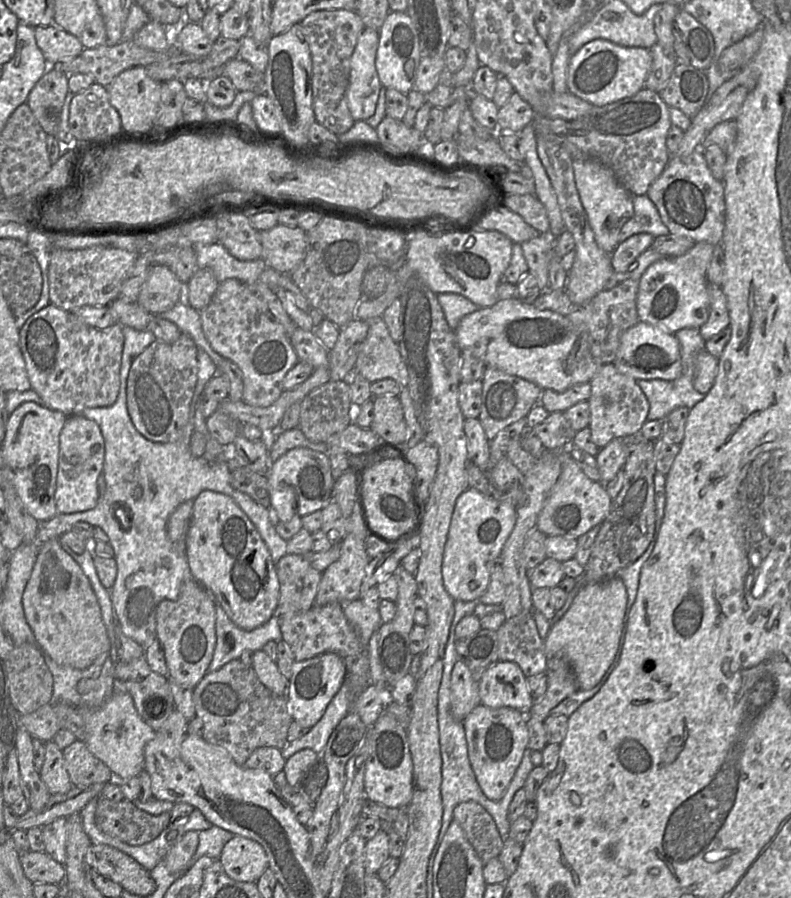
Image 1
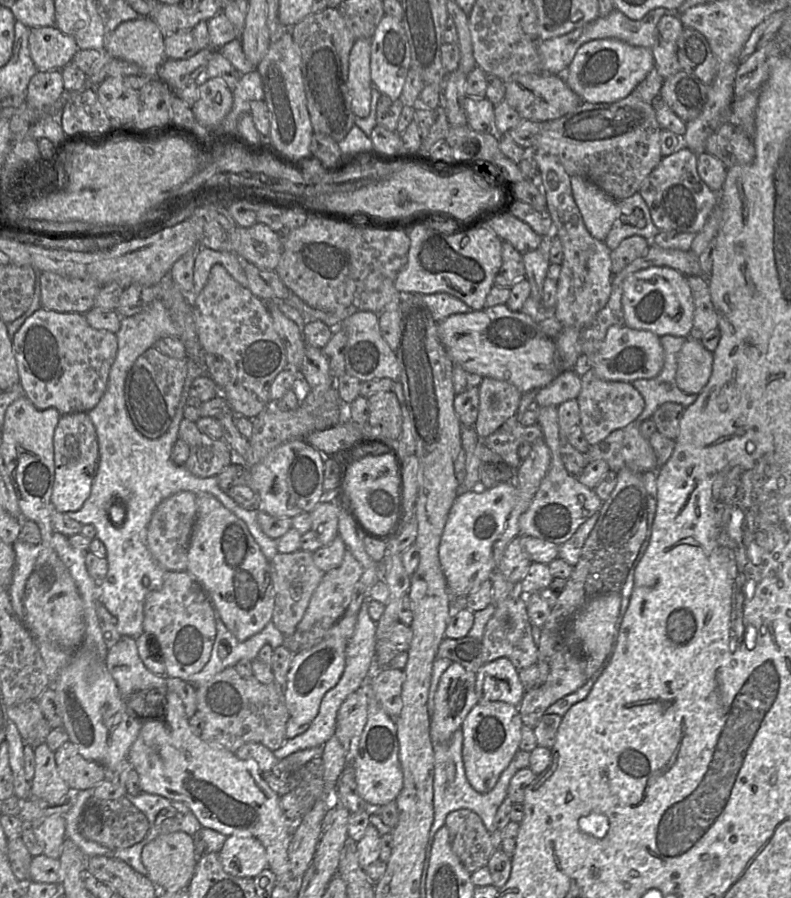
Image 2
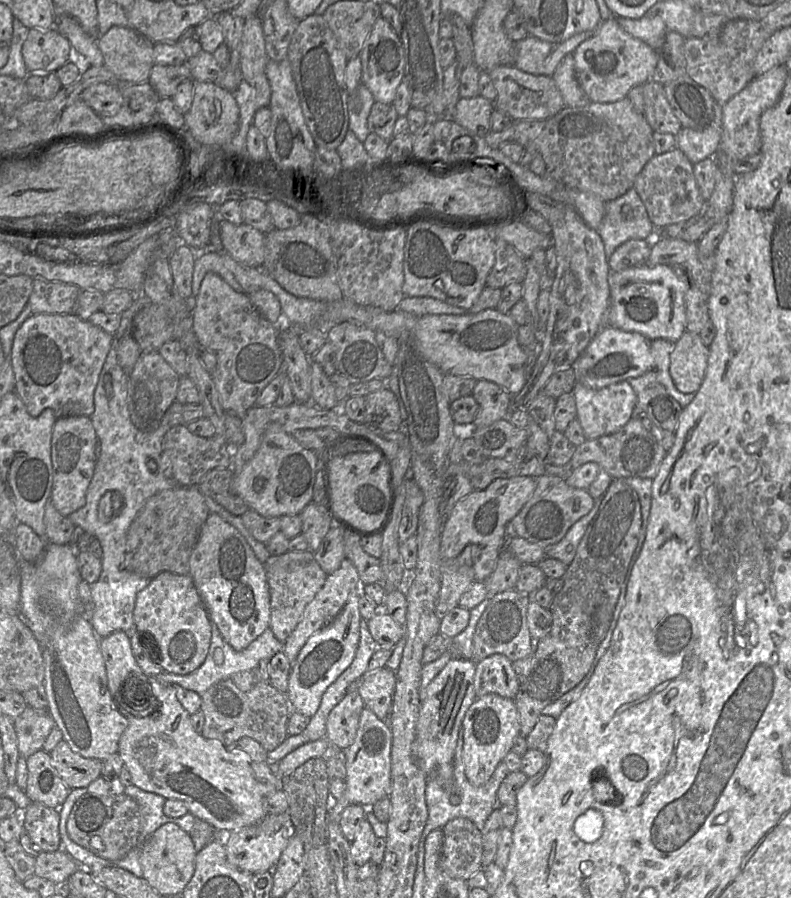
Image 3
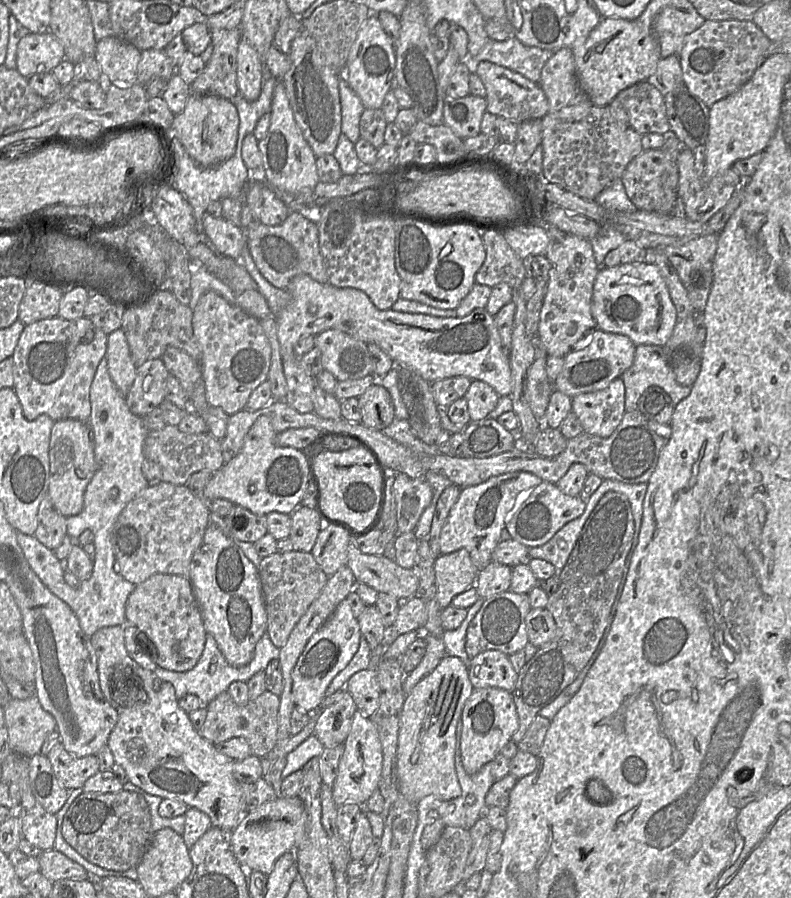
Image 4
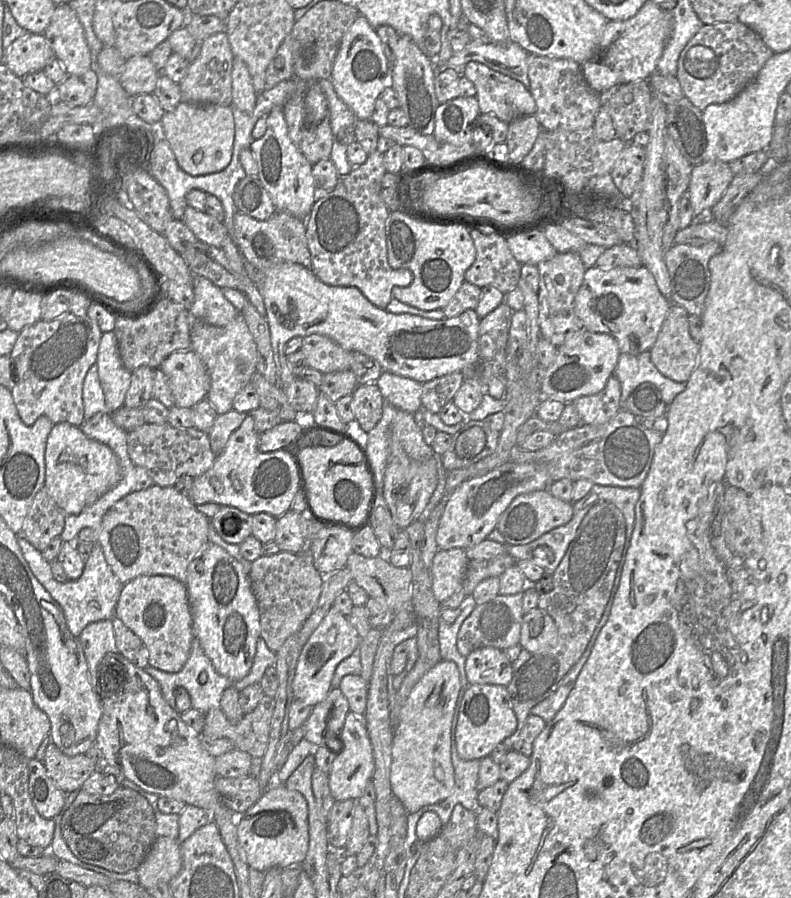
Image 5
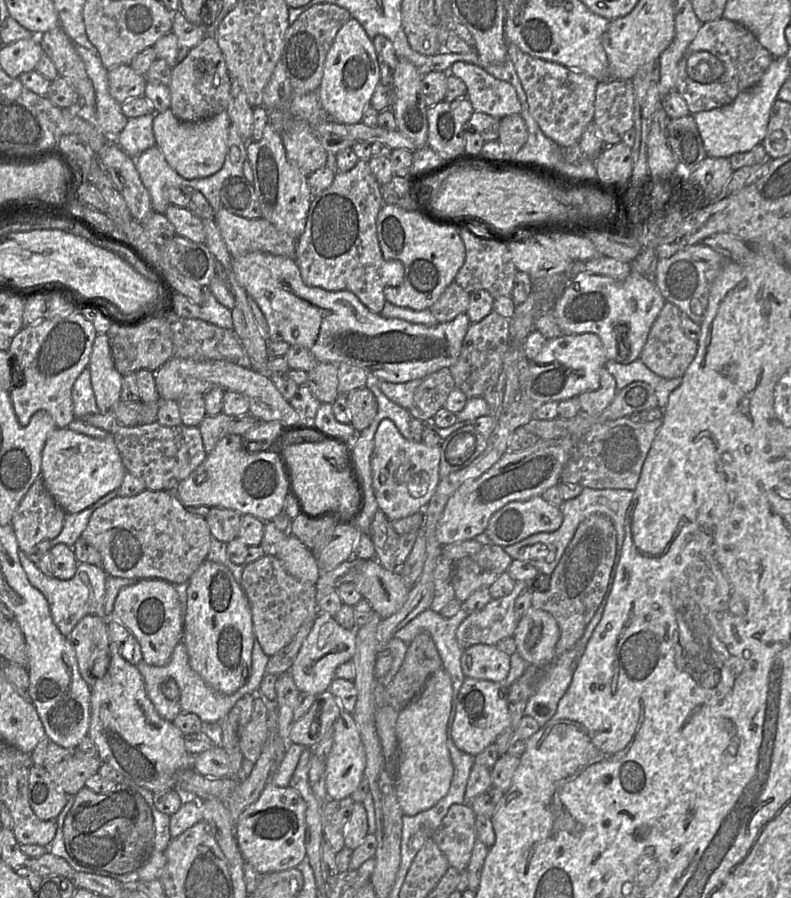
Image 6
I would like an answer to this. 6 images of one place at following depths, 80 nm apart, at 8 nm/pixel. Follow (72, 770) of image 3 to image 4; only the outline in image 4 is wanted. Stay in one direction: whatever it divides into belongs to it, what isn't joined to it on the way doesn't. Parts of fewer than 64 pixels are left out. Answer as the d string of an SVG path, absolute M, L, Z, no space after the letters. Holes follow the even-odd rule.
M62 743L54 745L46 756L59 783L67 790L82 788L90 777L99 772L96 756L72 756Z

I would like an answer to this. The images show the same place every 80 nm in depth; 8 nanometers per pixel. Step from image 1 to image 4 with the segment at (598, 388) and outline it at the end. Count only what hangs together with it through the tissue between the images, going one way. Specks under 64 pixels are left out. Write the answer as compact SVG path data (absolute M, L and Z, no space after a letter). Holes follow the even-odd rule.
M619 377L602 390L572 397L572 411L584 432L600 437L610 436L625 413L625 385Z

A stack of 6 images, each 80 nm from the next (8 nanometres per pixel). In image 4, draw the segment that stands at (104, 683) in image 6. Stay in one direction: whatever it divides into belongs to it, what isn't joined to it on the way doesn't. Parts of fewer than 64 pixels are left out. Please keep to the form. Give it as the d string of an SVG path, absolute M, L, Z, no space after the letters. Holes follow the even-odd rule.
M137 663L135 665L135 671L137 673L137 677L135 677L137 680L136 682L133 682L133 684L135 684L136 687L133 686L133 698L127 701L132 700L136 702L132 706L118 712L118 721L110 733L107 742L107 746L110 749L116 764L120 765L125 770L129 782L133 785L141 788L150 795L159 796L162 799L178 800L183 802L187 808L196 808L209 816L212 826L231 833L242 821L242 819L250 812L248 811L243 799L241 785L232 774L234 761L217 751L215 745L205 740L200 735L200 732L193 728L189 720L188 713L179 707L174 687L170 683L160 680L153 672L143 669Z

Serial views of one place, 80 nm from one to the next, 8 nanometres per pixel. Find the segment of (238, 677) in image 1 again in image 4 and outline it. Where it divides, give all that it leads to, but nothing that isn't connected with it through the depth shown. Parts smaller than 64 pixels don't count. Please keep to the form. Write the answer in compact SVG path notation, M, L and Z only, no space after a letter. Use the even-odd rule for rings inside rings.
M267 690L244 706L237 705L229 693L224 691L205 707L207 714L200 735L213 745L232 738L243 738L249 744L252 755L263 758L278 744L279 706L280 696Z

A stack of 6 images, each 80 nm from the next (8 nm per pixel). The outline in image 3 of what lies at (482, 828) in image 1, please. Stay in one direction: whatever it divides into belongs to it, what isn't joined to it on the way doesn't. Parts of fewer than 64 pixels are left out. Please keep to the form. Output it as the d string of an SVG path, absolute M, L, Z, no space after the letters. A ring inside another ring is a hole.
M459 817L450 820L444 827L444 841L441 856L438 861L439 869L445 875L468 880L475 872L482 870L483 833L482 830L468 818Z

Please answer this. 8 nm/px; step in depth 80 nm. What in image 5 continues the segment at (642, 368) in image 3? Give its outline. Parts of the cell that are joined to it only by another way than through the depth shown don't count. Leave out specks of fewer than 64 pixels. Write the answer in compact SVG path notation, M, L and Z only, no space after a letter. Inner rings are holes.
M584 329L574 333L557 347L554 362L541 370L542 401L556 400L566 404L578 397L600 392L608 378L613 375L620 355L617 341L609 334Z

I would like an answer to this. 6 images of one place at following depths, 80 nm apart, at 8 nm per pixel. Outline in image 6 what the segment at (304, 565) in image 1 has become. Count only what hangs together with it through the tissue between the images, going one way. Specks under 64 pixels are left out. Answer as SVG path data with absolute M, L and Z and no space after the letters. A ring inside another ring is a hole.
M264 555L245 565L239 584L250 605L254 637L268 657L285 647L302 625L318 615L316 586L290 575L275 555Z

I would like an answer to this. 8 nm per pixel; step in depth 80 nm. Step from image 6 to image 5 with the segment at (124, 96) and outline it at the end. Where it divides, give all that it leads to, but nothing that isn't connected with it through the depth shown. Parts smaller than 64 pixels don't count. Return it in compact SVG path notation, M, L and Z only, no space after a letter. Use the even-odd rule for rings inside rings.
M148 55L127 59L125 69L118 78L120 85L129 97L152 94L156 88L160 71Z

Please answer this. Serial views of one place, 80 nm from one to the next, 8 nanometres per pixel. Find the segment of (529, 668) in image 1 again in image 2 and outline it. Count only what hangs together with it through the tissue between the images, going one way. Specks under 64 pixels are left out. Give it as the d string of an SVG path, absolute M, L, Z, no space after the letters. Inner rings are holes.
M526 595L510 596L495 604L495 612L485 626L482 648L485 663L505 657L518 670L537 663L538 646L534 643L532 636L532 623L527 613Z

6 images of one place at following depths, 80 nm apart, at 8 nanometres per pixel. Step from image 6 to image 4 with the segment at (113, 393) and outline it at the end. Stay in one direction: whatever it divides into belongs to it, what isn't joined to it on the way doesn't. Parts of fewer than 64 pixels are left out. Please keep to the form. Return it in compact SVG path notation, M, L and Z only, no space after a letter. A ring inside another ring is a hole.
M121 328L107 336L108 373L117 389L126 396L136 375L136 364L133 362L129 346Z

